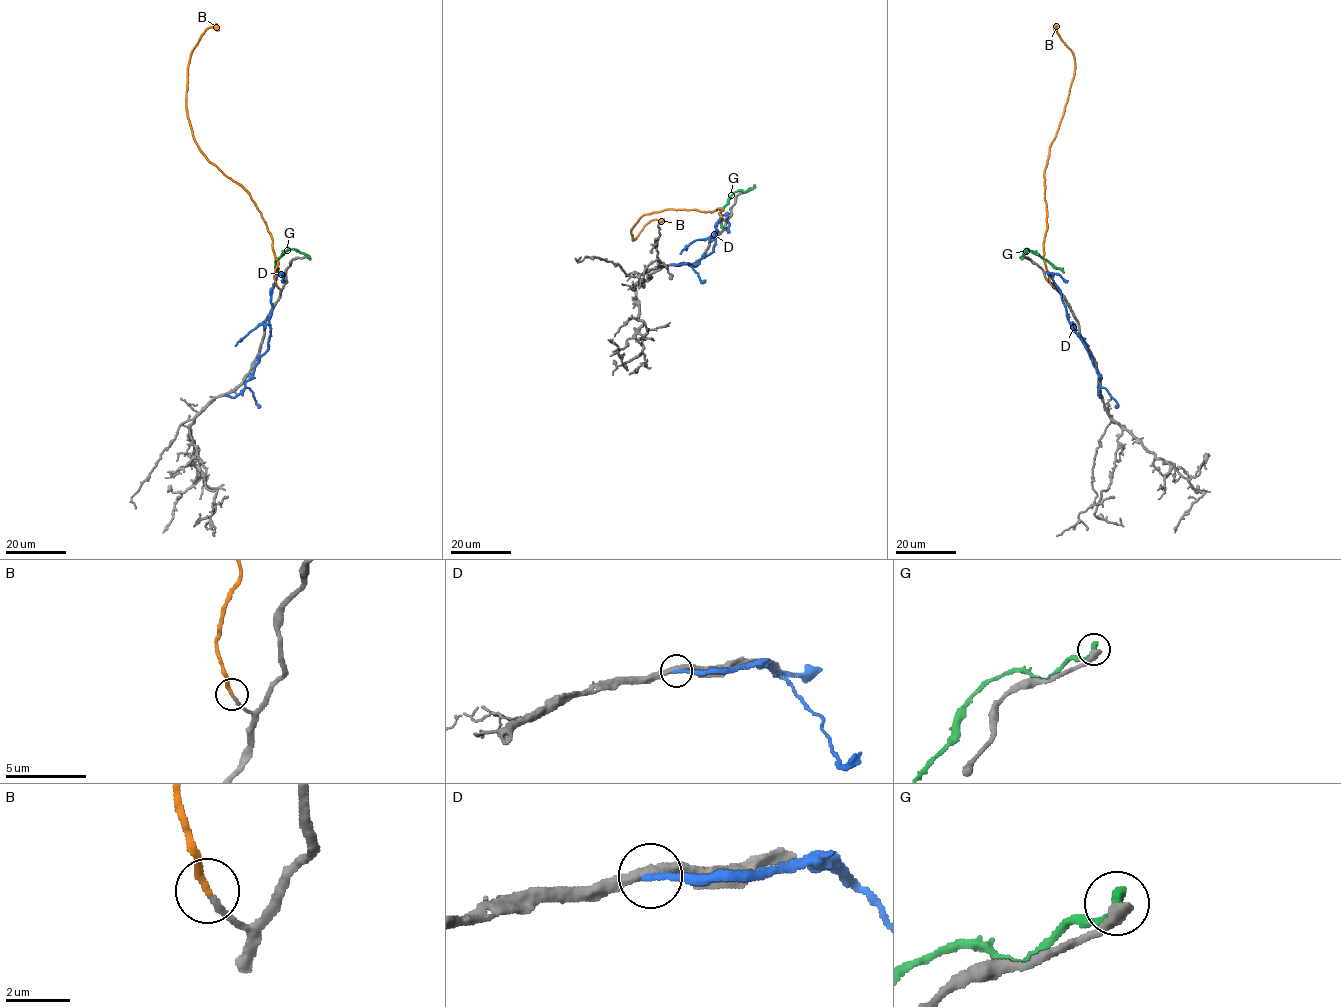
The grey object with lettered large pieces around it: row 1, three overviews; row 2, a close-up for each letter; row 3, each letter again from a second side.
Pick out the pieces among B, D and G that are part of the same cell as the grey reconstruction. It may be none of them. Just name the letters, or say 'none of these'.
B

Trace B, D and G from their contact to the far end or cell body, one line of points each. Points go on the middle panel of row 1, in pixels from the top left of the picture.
B: (722, 217), (719, 214), (723, 209), (719, 208), (645, 214), (631, 229), (632, 239), (652, 220), (664, 219)
D: (671, 265), (694, 265), (713, 251), (716, 226), (724, 214), (729, 232)
G: (754, 186), (745, 192), (737, 190), (731, 195), (721, 211), (723, 229)

